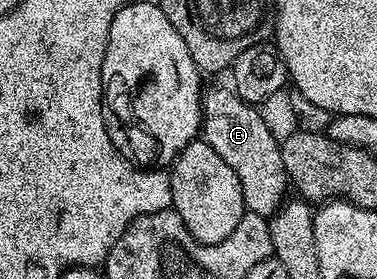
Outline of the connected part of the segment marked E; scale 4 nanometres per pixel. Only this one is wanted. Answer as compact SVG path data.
M208 87L203 94L201 139L213 146L213 150L221 154L225 166L229 166L233 174L237 174L246 211L270 218L283 205L289 192L285 162L281 162L280 143L269 134L258 107L248 104L230 87Z

